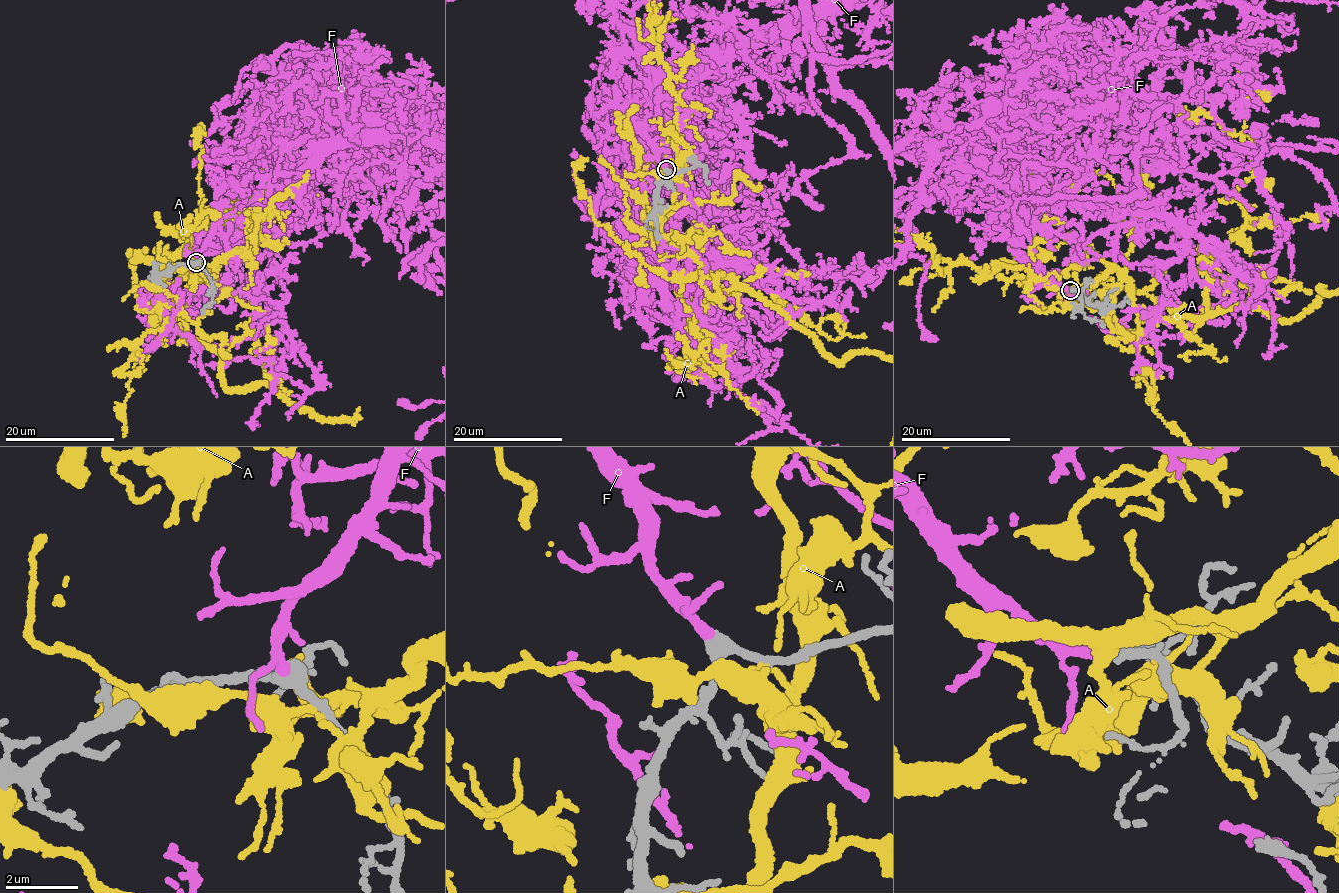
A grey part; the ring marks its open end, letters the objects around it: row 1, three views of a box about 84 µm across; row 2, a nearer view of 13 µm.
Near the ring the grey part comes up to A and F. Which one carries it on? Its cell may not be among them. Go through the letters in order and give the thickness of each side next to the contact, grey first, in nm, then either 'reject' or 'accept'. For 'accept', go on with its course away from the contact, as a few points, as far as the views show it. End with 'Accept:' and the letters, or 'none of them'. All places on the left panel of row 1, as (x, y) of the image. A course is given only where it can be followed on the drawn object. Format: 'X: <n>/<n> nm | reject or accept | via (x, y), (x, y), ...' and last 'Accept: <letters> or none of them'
A: 220/220 nm | reject
F: 400/280 nm | accept
Accept: F

